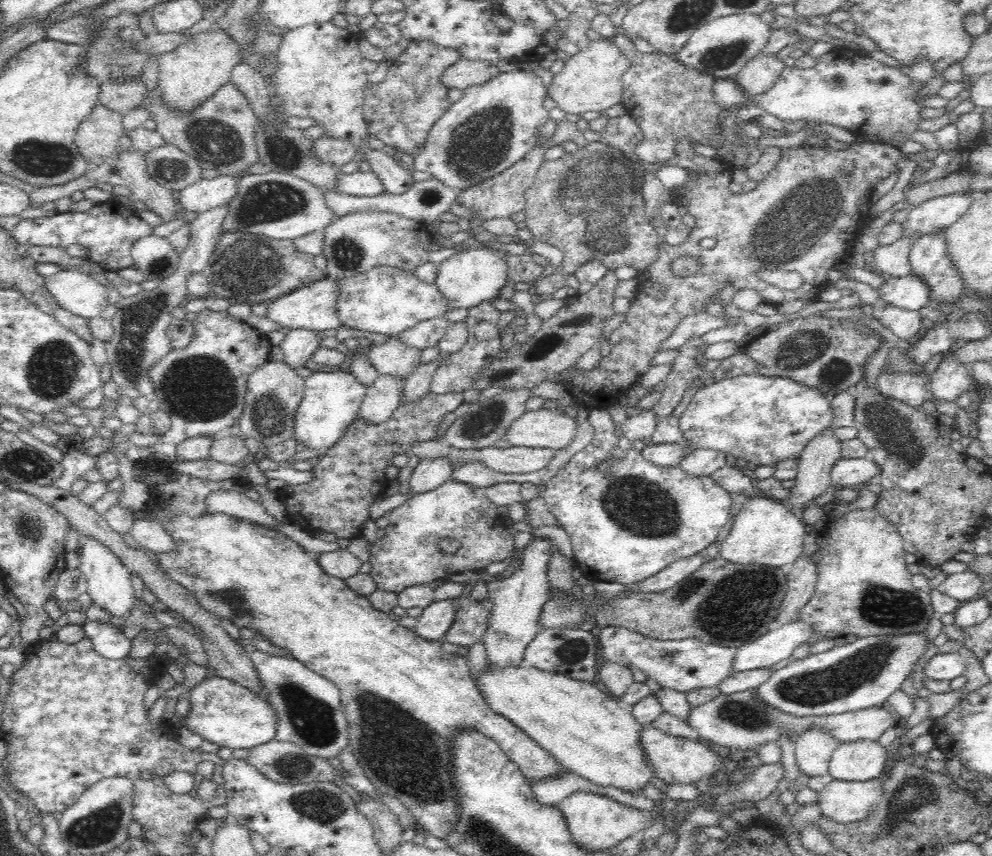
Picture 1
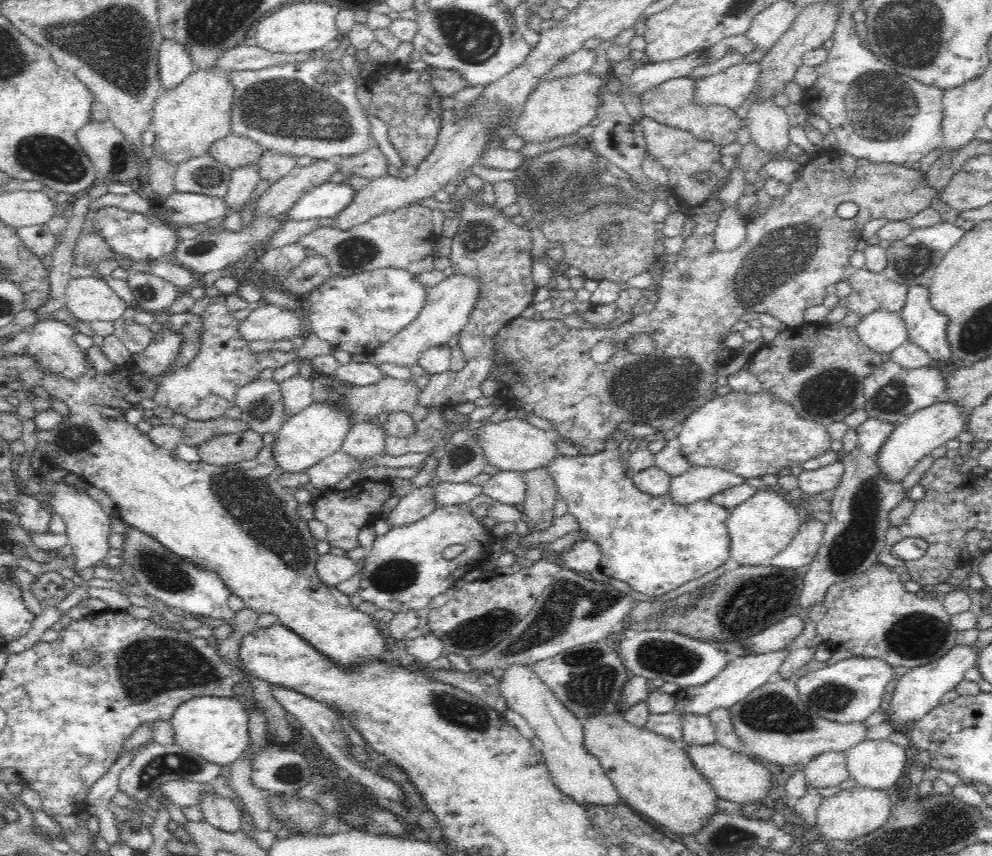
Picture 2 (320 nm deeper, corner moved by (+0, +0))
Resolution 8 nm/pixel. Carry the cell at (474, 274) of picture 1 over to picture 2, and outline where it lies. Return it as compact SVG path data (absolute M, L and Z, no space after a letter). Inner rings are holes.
M454 275L428 289L424 308L416 320L413 320L386 344L369 354L368 363L377 367L381 364L394 364L394 366L412 370L413 366L419 364L420 358L428 349L442 348L451 338L462 332L478 298L478 290L480 290L480 285L476 279Z

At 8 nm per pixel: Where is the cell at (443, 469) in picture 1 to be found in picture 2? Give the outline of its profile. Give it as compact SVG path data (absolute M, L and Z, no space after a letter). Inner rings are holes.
M428 487L414 488L413 492L400 500L399 504L385 519L391 528L402 528L416 524L430 516L435 510L433 489Z

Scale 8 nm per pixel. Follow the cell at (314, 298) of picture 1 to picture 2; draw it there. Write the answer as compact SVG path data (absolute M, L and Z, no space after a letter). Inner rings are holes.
M270 301L265 307L256 306L249 316L238 324L238 335L246 343L266 341L291 341L299 332L307 332L306 311L297 309L294 313L276 306Z

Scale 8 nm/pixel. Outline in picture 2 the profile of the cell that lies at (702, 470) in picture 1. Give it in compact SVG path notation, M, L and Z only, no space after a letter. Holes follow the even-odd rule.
M691 468L686 474L672 478L669 496L677 506L690 506L696 502L709 501L712 496L742 486L745 482L746 480L741 476L720 468Z

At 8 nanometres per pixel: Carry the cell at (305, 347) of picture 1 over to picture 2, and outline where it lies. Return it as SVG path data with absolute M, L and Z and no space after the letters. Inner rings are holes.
M294 375L294 377L279 384L286 420L300 414L301 410L313 403L312 382L313 378L304 379L299 375Z

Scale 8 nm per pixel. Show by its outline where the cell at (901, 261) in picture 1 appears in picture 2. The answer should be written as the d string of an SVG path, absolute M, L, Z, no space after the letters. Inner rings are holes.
M862 267L853 270L845 280L852 287L847 296L846 314L857 314L860 320L878 309L900 315L906 304L908 288L886 279L883 273L872 273Z

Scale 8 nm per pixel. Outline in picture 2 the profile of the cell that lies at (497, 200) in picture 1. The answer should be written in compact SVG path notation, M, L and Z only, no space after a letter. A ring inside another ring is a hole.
M460 180L457 184L454 197L461 201L463 207L449 259L453 275L476 279L480 290L468 322L459 334L457 346L464 355L465 367L459 373L448 370L445 373L429 374L428 384L418 397L418 402L423 407L441 405L451 408L457 404L474 402L482 396L479 388L482 381L487 379L494 362L496 332L532 305L532 297L539 288L532 279L532 234L520 229L510 217L502 215L500 209L488 205L496 202L492 185L485 182L477 190L482 202L485 202L485 207L478 207L468 199L468 194L472 194L473 190L467 183Z

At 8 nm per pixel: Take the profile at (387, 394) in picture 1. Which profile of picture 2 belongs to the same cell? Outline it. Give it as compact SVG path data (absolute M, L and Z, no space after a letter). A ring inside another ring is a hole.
M374 420L354 425L341 444L342 452L348 454L359 466L382 456L386 438L382 423Z

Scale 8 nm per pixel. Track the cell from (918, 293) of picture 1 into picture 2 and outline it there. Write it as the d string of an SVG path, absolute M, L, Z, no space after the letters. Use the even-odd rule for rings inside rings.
M886 309L872 311L854 329L860 342L880 356L891 354L907 341L906 327L901 315Z

